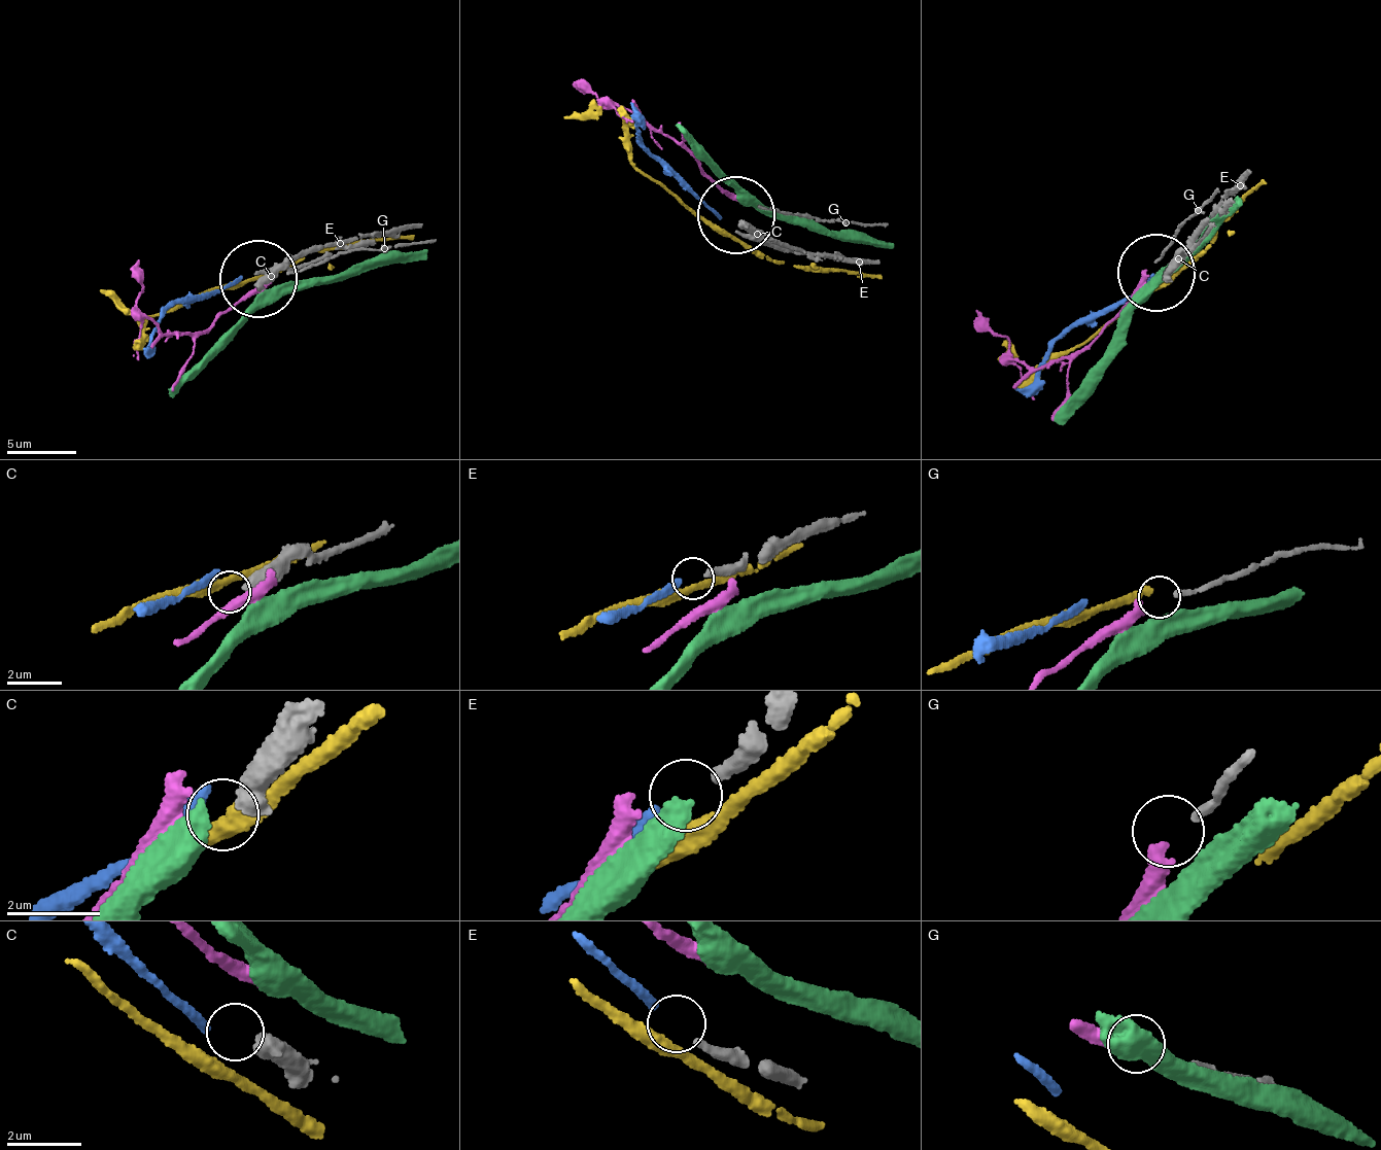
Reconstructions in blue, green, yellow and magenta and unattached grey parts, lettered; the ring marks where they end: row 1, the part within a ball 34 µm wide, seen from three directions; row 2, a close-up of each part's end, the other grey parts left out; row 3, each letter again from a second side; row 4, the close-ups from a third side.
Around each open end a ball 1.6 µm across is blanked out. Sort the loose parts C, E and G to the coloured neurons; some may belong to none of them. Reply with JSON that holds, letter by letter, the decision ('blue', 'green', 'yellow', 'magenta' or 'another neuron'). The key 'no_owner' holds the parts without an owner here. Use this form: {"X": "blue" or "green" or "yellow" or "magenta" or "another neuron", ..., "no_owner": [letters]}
{"C": "another neuron", "E": "blue", "G": "magenta", "no_owner": ["C"]}

